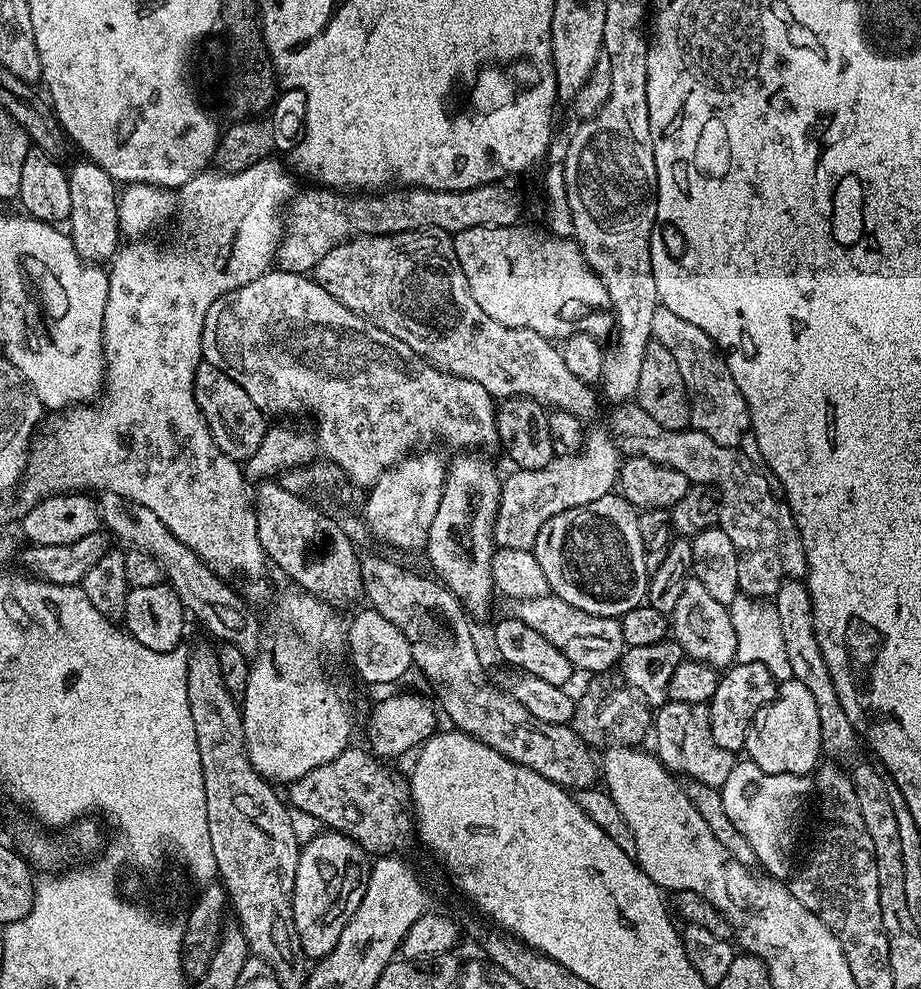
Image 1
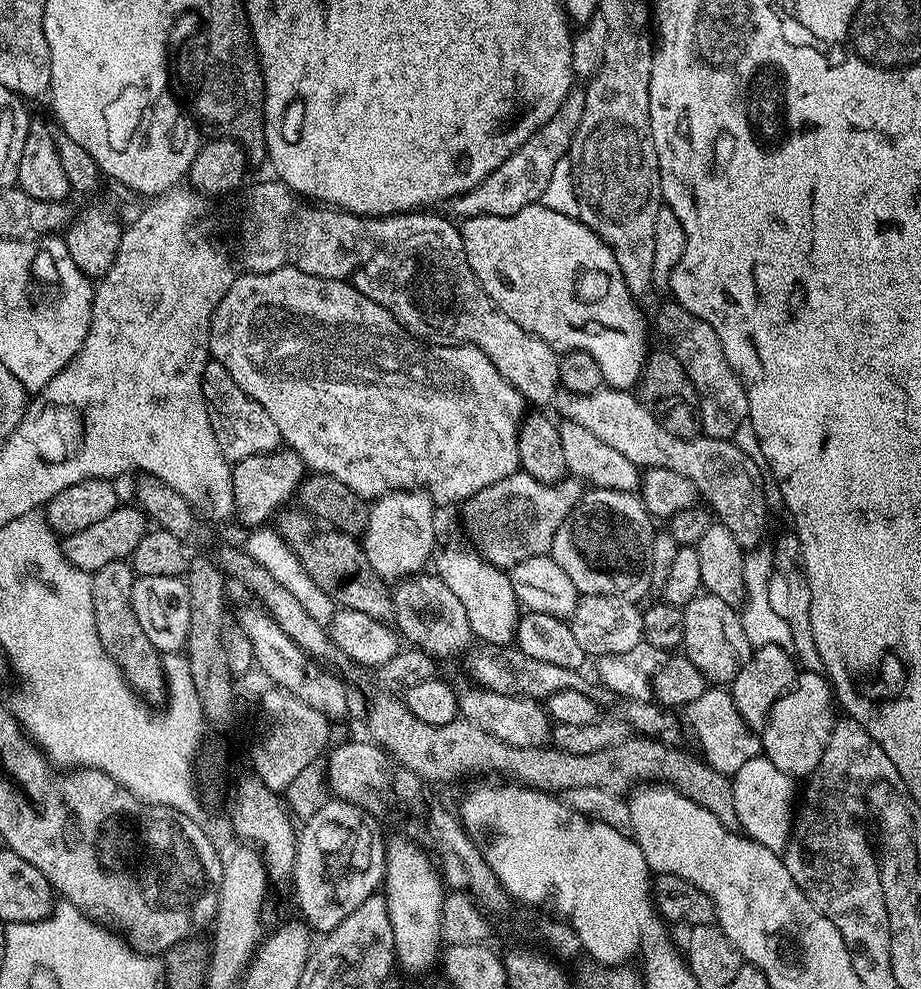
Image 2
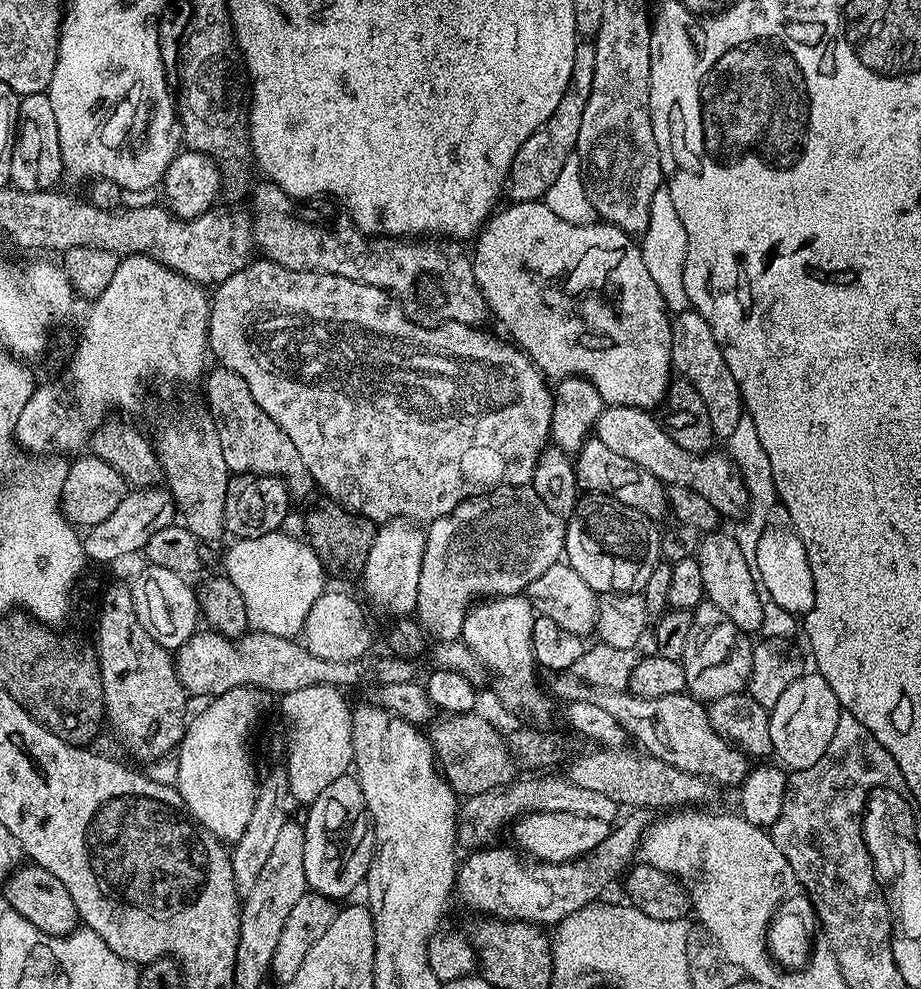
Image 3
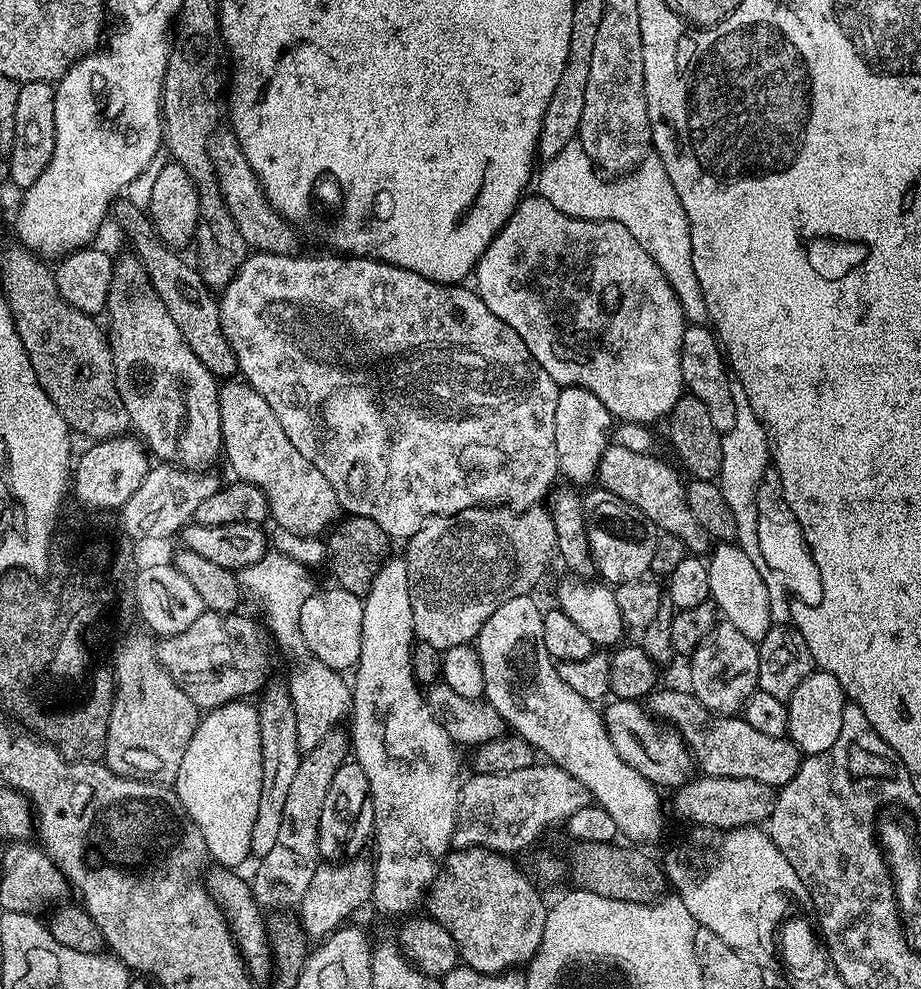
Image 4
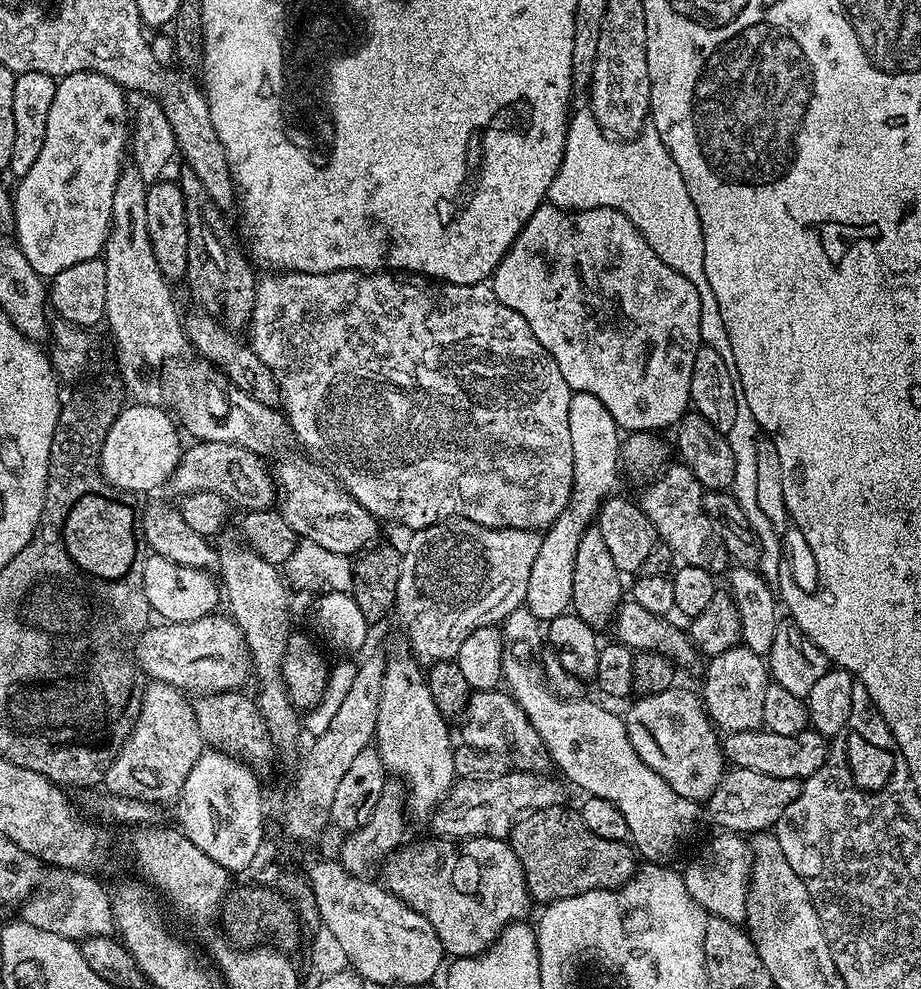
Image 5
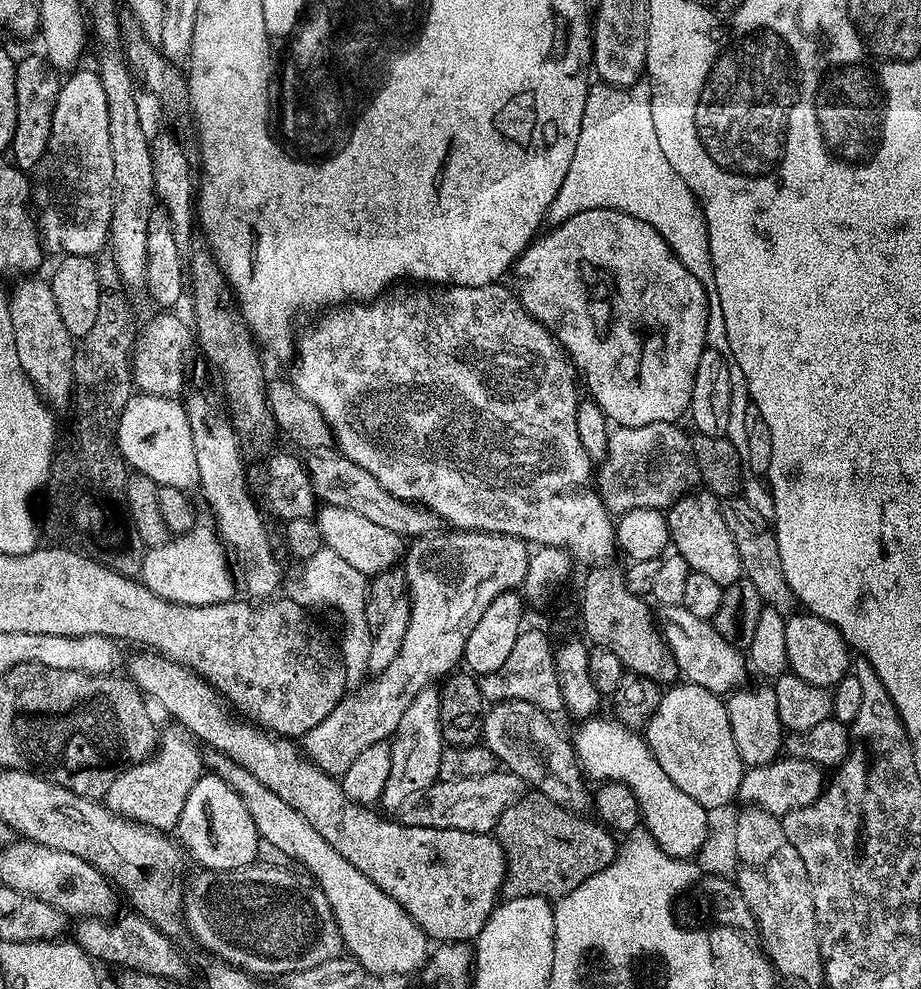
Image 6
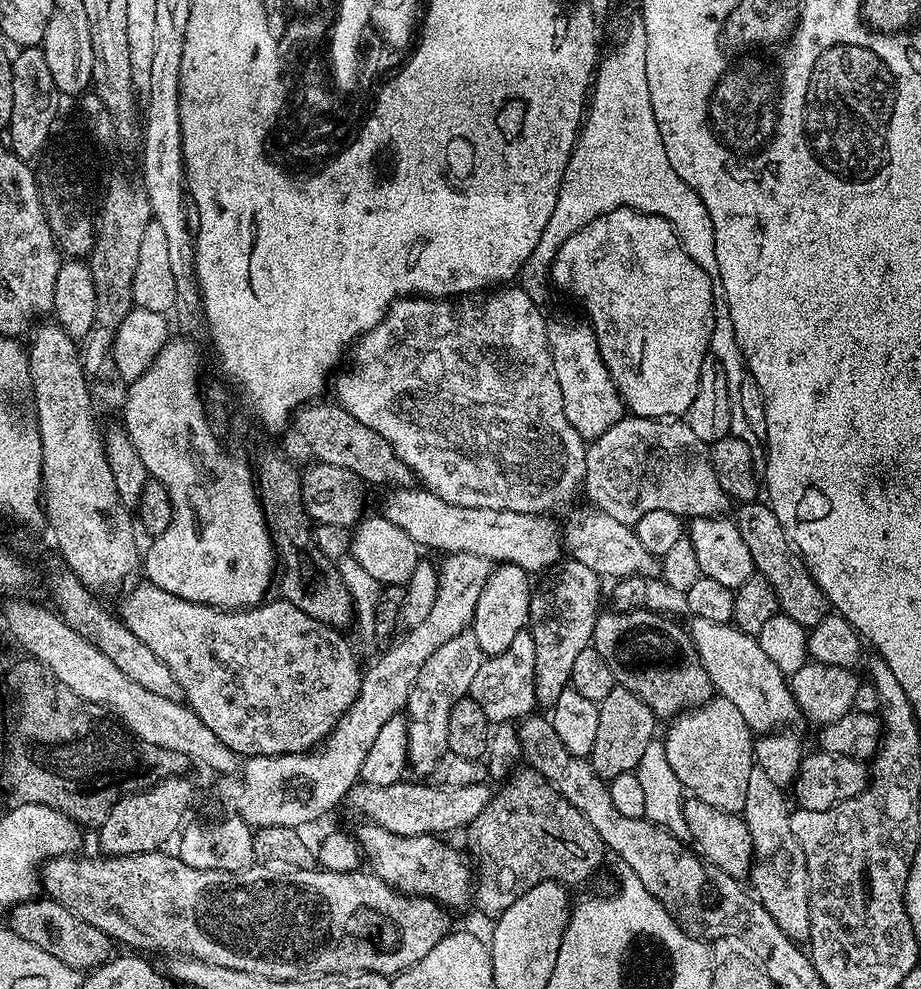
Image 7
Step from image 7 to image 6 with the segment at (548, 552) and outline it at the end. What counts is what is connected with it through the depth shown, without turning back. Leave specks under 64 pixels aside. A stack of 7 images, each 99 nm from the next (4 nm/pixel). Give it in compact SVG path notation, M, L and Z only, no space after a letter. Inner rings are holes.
M311 453L306 460L306 467L312 482L313 492L317 499L325 505L334 508L357 511L365 515L370 522L385 527L392 533L398 533L402 538L426 536L437 527L437 517L427 510L421 510L417 505L406 503L405 500L394 498L372 474L363 470L346 457L333 453L322 456L323 453Z

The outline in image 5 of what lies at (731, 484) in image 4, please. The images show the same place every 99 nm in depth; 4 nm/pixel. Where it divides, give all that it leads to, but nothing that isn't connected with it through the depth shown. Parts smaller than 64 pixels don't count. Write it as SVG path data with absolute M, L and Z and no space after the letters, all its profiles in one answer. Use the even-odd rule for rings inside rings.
M739 397L737 404L738 414L734 414L734 426L730 426L730 430L726 433L730 442L730 451L734 454L734 482L730 491L735 496L742 514L746 514L752 533L756 536L756 541L760 543L758 571L767 584L776 586L779 585L780 572L782 576L782 536L777 525L772 524L770 518L766 518L766 514L762 514L762 510L758 506L758 494L756 492L758 440L761 439L762 433L754 414L750 414L750 406L746 406L744 397Z

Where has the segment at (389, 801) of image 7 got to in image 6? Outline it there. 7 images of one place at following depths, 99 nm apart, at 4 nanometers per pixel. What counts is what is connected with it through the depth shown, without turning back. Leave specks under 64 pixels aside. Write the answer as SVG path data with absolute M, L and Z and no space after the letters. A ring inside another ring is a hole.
M507 770L482 774L478 778L439 779L403 809L402 820L405 824L417 824L427 828L449 828L488 834L495 829L504 811L525 795L525 792L524 780L518 778L518 774Z

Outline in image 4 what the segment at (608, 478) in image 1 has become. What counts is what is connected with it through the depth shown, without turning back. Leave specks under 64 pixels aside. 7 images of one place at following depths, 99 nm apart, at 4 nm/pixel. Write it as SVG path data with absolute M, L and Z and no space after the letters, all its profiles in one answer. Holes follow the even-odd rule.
M485 506L483 508L467 508L461 512L456 512L452 516L434 516L425 523L424 527L418 529L416 533L407 541L408 553L408 573L410 574L410 602L412 603L412 613L414 614L414 636L417 641L429 644L441 650L457 648L460 644L471 645L477 639L480 628L488 618L504 602L510 599L517 599L520 595L526 595L533 591L532 587L544 576L544 571L548 568L552 556L557 555L555 526L549 509L544 506L525 508L523 510L513 510L507 506Z

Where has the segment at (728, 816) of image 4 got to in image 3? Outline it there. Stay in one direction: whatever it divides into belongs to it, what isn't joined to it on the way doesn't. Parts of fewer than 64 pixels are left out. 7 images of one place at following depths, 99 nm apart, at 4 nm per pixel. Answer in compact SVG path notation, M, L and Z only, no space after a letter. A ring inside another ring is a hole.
M632 810L629 811L627 815L628 817L626 817L624 821L621 819L619 823L605 835L603 842L601 842L593 852L587 853L583 858L565 860L562 864L550 864L535 858L525 858L512 846L509 846L509 848L485 846L479 850L469 851L467 853L468 857L466 857L465 860L463 857L462 863L456 870L455 895L458 897L458 900L460 896L461 902L464 903L466 907L477 908L478 911L484 912L480 914L488 918L507 920L509 922L527 922L541 926L555 926L560 924L564 921L565 916L574 914L580 908L584 908L587 904L593 903L593 901L599 897L596 895L598 895L620 871L622 871L621 873L625 871L626 865L633 859L631 856L634 855L635 852L637 855L638 849L641 847L644 839L644 833L648 831L649 824L653 823L654 816L653 813L648 810Z

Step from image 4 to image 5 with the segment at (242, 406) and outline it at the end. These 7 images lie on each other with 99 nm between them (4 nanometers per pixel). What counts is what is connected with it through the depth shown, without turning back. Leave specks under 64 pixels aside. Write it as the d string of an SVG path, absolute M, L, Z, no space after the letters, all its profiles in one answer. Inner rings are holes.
M303 455L300 456L294 457L293 460L284 460L274 468L280 516L286 518L290 530L294 530L297 537L318 543L325 550L349 558L365 551L377 539L376 517L369 514L352 495L331 479L326 480L325 473L318 472L315 463L312 465L303 460L306 459Z

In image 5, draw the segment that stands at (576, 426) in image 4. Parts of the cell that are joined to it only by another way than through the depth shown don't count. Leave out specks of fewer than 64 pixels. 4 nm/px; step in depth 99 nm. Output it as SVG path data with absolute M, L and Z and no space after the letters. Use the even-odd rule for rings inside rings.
M575 392L570 400L570 448L574 457L574 478L571 496L562 514L542 535L538 555L530 570L526 590L525 608L539 622L547 622L569 611L572 605L575 555L581 535L599 517L600 507L607 500L618 474L620 475L620 449L622 434L613 415L592 394Z

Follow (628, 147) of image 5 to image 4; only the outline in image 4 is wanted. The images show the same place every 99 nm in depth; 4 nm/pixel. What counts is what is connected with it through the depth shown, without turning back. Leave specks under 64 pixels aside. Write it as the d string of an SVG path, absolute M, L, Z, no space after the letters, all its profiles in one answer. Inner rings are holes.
M574 139L566 146L562 146L562 154L547 161L543 167L541 172L539 169L534 180L534 188L539 196L546 198L550 206L562 210L562 214L567 216L573 216L579 220L613 220L626 226L630 234L634 234L638 246L642 246L642 250L646 250L646 254L650 254L650 258L658 262L658 270L662 270L662 274L666 274L666 278L674 286L685 317L698 324L709 323L706 298L702 294L702 286L698 284L698 274L694 274L692 247L690 246L690 222L678 198L678 190L674 190L674 182L670 182L670 174L666 174L666 166L659 156L650 154L641 164L632 169L630 174L621 175L619 178L608 178L612 180L603 180L600 177L603 175L598 171L594 161L589 158L584 145L579 139Z

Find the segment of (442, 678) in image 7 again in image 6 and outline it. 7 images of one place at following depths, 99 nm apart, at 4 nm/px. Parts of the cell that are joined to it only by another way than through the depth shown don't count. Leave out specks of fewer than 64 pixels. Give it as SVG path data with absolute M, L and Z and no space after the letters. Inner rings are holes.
M435 687L424 688L406 706L390 747L390 778L386 778L379 803L400 810L440 779L440 763L446 745L440 729L440 693Z

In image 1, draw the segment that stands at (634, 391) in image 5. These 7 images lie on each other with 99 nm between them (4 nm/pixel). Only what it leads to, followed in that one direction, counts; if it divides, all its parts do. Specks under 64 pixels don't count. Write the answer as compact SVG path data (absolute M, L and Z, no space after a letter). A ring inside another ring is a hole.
M474 226L452 236L454 254L458 254L458 262L462 266L462 274L466 274L474 302L478 302L478 306L482 306L482 310L486 310L486 314L490 314L494 322L502 322L502 326L507 328L534 330L534 334L542 334L553 342L561 342L579 332L597 338L604 338L604 335L607 337L613 331L614 321L606 286L602 286L598 274L586 262L579 244L575 239L555 234L535 236L520 227Z

